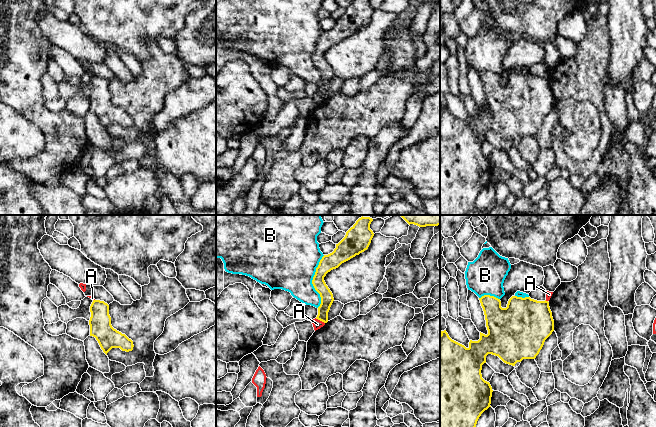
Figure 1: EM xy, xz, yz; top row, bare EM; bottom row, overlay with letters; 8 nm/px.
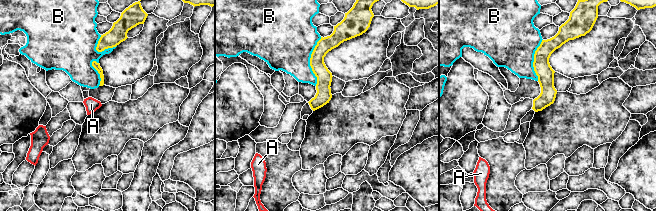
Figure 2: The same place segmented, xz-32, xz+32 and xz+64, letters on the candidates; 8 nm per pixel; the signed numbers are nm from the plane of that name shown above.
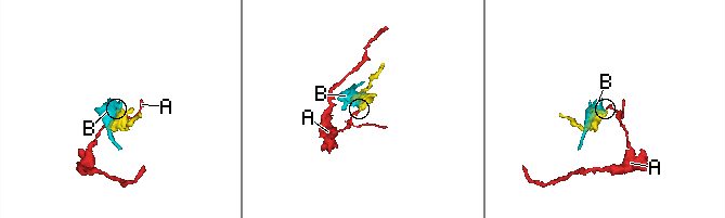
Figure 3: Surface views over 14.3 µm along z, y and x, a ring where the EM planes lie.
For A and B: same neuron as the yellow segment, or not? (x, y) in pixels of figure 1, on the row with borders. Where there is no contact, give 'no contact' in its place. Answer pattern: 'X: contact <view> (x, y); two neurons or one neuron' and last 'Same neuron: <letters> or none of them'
A: contact xz (320, 320); two neurons
B: contact xz (312, 281); two neurons
Same neuron: none of them

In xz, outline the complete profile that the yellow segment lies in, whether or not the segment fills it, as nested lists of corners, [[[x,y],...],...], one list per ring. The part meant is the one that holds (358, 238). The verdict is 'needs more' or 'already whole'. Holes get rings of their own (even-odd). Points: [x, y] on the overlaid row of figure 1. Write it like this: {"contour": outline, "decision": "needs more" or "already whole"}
{"contour": [[[361,217],[346,232],[345,237],[336,244],[334,251],[328,255],[324,255],[316,268],[312,284],[315,290],[320,294],[321,304],[318,307],[318,315],[316,319],[327,323],[328,312],[334,301],[333,294],[326,285],[324,277],[328,272],[338,268],[342,263],[359,255],[368,249],[374,236],[370,229],[373,221],[370,217]]], "decision": "already whole"}

